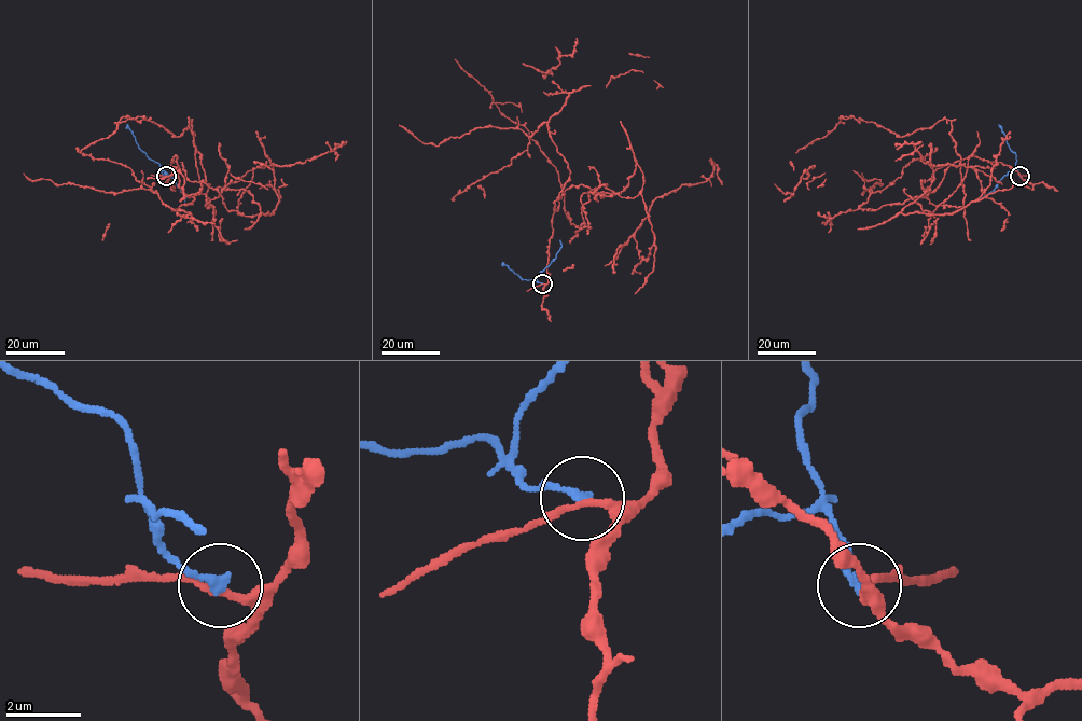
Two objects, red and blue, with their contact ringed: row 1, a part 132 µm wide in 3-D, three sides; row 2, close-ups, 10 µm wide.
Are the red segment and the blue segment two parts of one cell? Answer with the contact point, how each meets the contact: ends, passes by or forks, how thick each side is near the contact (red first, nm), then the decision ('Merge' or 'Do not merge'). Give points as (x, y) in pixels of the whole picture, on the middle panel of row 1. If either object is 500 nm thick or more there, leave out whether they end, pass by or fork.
Place: (542, 283). At the ring red passes by. At the ring blue ends. Thickness 190 nm (red) against 240 nm. Do not merge

